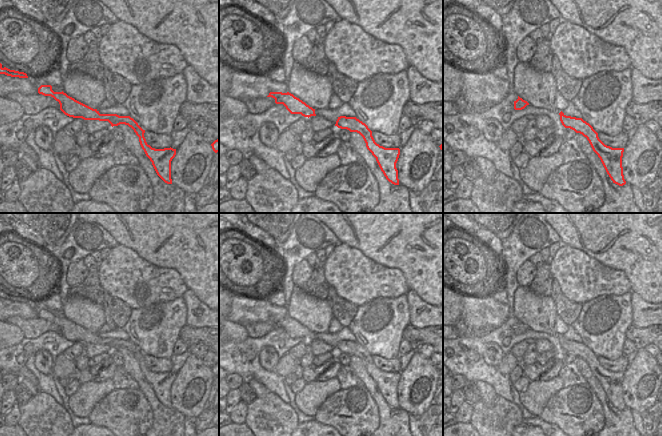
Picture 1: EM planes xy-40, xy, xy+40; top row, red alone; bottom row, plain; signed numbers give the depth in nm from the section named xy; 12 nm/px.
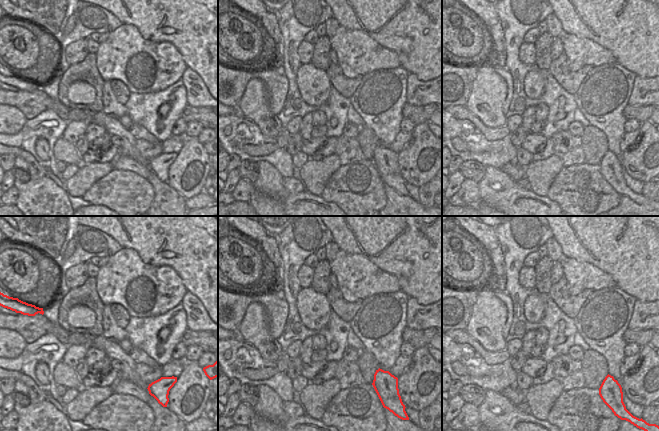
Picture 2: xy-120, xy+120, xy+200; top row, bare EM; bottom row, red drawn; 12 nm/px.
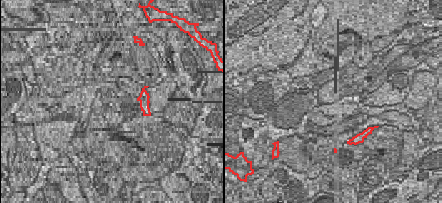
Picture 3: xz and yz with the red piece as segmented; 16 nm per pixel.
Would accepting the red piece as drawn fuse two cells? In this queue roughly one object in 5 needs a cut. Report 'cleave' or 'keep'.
keep

